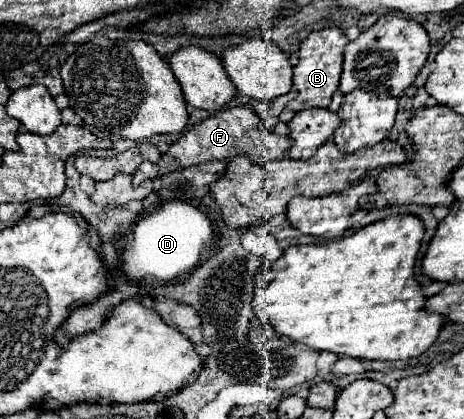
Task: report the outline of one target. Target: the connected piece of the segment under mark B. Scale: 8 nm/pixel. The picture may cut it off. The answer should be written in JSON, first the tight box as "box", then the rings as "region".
{"box":[287,27,349,113],"region":[[[325,27],[321,31],[311,33],[299,49],[299,63],[293,69],[293,89],[297,97],[289,101],[287,109],[297,113],[307,107],[329,107],[333,93],[339,89],[341,79],[341,65],[343,65],[343,49],[349,43],[345,33],[339,27]]]}

